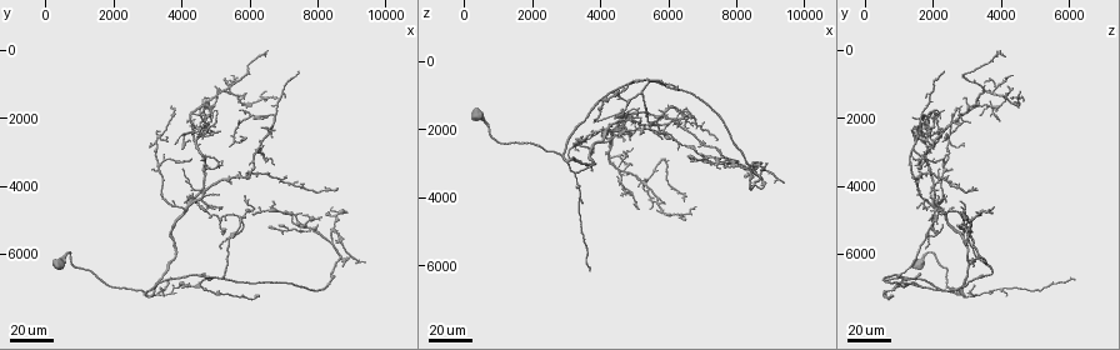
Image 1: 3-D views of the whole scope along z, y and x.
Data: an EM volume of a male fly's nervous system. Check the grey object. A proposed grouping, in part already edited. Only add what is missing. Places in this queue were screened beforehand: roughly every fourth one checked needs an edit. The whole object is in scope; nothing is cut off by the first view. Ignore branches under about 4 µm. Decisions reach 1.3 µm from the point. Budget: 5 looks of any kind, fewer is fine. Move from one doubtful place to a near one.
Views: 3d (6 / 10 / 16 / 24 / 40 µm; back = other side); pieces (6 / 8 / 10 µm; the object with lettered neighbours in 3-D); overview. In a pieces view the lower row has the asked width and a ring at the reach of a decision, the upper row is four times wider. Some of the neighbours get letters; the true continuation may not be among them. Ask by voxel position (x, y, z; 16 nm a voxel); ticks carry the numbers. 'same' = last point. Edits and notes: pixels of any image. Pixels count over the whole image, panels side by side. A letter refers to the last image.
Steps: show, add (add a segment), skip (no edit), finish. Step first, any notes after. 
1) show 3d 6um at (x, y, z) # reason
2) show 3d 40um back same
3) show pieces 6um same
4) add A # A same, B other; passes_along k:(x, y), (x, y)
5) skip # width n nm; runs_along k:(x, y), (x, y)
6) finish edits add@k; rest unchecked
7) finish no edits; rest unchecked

show 3d 40um at (8600, 4100, 3300) # thin end

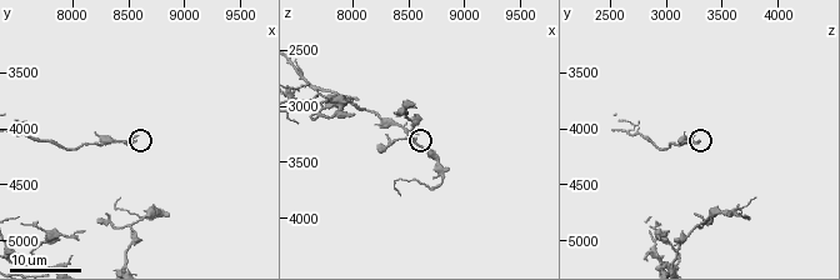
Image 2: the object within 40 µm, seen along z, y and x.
show pieces 10um at (8580, 4080, 3260)

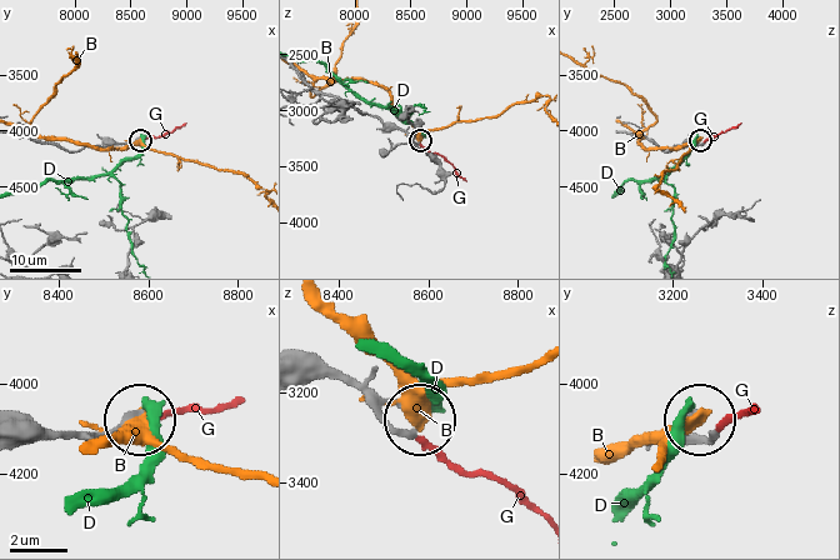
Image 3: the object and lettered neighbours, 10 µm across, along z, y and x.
add G # B other, D other, G same; passes_along 3:(399, 126), (443, 156), (466, 181); it goes on there

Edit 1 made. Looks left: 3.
show overview # redraw

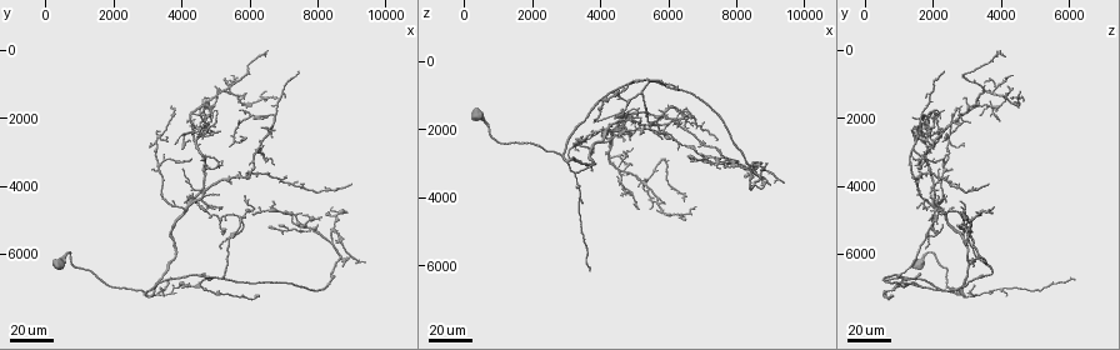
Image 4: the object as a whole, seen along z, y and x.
show 3d 40um at (4700, 2300, 2300) # thin end

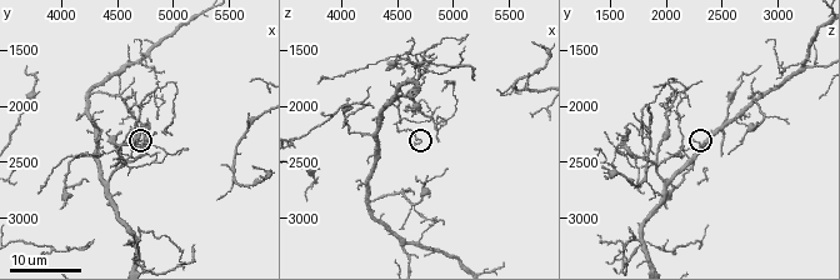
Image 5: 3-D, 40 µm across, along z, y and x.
show pieces 8um at (4680, 2360, 2320)

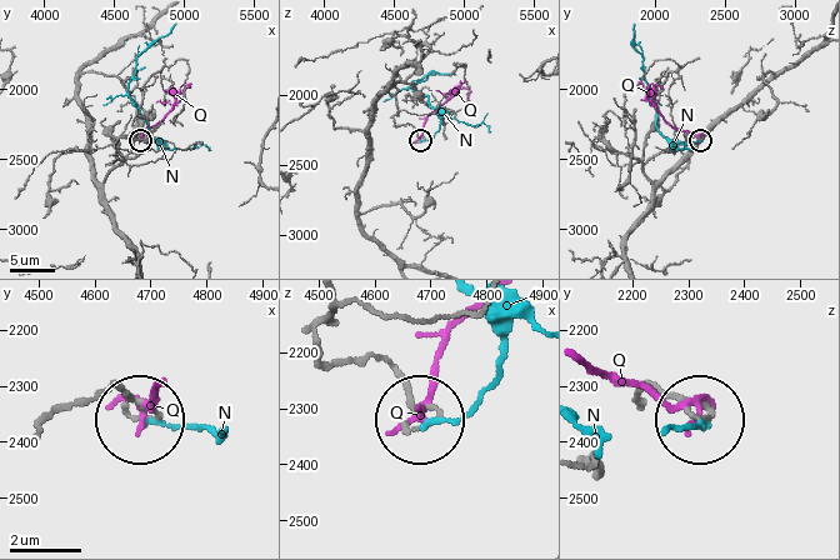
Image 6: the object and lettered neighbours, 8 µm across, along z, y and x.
skip # width 160 nm; N other, Q other; runs_along 6:(330, 305), (315, 333), (321, 350), (393, 363), (416, 421); no lettered segment goes on from it

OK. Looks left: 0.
finish edits add@3; rest unchecked

